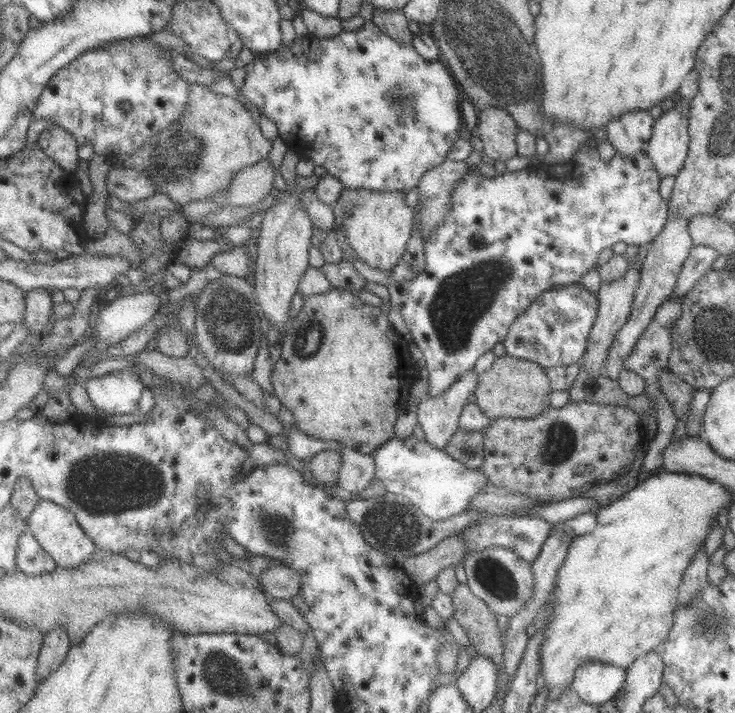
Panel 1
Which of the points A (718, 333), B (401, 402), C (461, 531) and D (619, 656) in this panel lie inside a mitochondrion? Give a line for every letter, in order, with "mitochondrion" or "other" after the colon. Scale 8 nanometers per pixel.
A: mitochondrion
B: other
C: other
D: other

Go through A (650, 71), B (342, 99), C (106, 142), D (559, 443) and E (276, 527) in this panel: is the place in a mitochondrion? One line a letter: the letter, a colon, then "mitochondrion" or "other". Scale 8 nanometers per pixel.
A: other
B: other
C: other
D: mitochondrion
E: mitochondrion

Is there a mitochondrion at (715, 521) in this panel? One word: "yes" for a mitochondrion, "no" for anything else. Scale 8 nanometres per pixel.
no

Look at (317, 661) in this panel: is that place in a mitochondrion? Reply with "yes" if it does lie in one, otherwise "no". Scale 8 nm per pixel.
no

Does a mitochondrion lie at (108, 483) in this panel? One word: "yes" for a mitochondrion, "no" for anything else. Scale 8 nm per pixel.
yes

